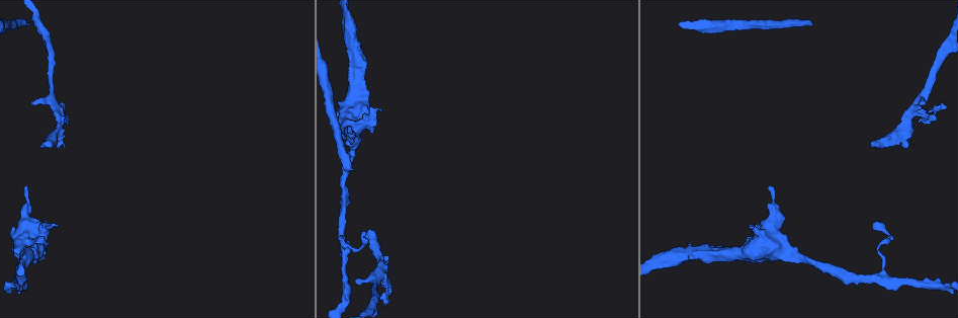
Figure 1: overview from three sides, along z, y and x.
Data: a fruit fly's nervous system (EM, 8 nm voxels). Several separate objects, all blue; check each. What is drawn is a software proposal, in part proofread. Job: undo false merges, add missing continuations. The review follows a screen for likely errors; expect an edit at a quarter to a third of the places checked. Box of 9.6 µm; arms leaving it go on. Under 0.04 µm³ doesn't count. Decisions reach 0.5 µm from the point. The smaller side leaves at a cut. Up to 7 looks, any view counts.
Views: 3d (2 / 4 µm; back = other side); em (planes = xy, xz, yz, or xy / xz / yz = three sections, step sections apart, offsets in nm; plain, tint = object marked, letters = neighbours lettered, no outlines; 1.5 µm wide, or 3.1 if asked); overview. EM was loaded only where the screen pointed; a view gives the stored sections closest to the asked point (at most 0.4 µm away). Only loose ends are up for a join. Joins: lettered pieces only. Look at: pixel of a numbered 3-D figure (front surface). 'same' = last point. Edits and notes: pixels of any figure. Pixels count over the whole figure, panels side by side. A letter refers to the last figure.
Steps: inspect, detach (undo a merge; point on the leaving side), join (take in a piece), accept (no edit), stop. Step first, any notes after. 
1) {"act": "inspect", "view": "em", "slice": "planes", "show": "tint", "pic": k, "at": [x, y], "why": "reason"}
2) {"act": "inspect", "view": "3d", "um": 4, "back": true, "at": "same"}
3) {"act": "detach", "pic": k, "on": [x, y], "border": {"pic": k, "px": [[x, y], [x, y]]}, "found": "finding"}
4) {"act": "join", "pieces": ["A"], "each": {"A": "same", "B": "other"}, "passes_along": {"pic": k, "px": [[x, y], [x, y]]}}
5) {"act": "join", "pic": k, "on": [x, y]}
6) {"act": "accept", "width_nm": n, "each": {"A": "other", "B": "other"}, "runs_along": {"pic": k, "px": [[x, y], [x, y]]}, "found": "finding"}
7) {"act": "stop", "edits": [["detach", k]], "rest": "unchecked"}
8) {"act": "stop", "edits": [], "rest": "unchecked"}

{"act": "inspect", "view": "3d", "um": 4, "pic": 1, "at": [369, 232], "why": "an open end"}

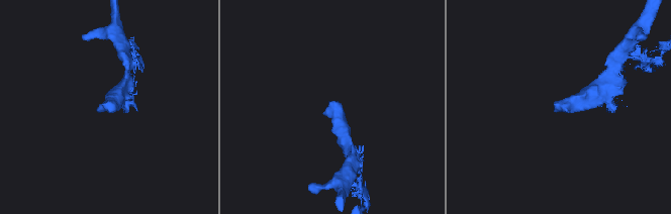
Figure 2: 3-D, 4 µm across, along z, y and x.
{"act": "inspect", "view": "em", "slice": "planes", "show": "letters", "pic": 2, "at": [555, 107], "why": "need the tissue"}

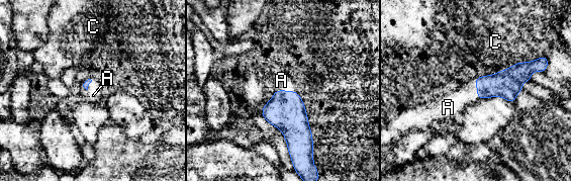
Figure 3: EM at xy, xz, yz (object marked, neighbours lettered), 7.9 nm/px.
{"act": "join", "pieces": ["A"], "longest_contact_nm": ["A", 180], "each": {"A": "same", "C": "other"}, "found": "it goes on there"}

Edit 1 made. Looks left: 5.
{"act": "inspect", "view": "overview", "why": "redraw"}

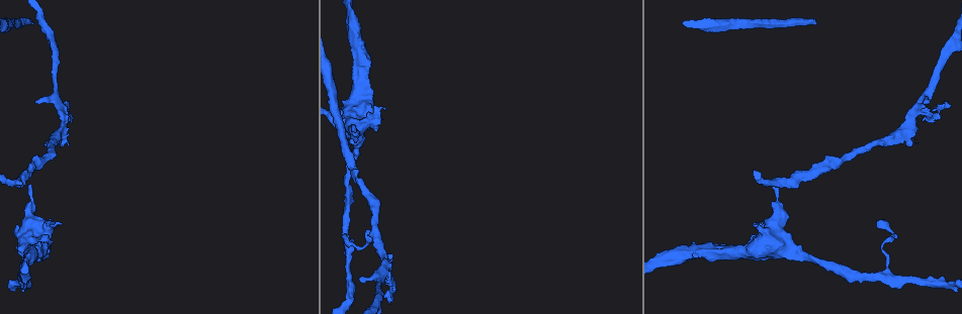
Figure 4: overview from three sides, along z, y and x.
{"act": "inspect", "view": "em", "slice": "planes", "show": "letters", "pic": 4, "at": [352, 168], "why": "free end"}

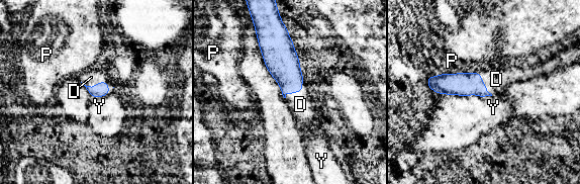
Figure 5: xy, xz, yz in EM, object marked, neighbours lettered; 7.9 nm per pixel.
{"act": "join", "pieces": ["D"], "each": {"D": "same", "P": "other", "Y": "other"}, "passes_along": {"pic": 5, "px": [[101, 89], [99, 83], [91, 77]]}, "found": "it goes on there"}

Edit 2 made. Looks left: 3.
{"act": "inspect", "view": "overview"}

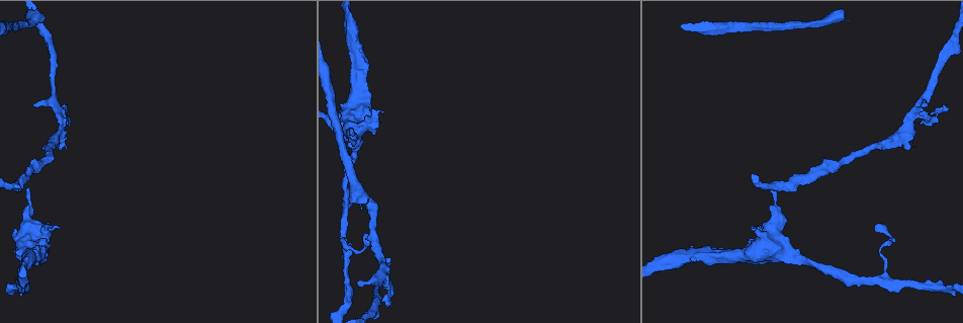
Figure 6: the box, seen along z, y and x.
{"act": "inspect", "view": "em", "slice": "planes", "show": "tint", "pic": 6, "at": [798, 259], "why": "thick turns thin"}

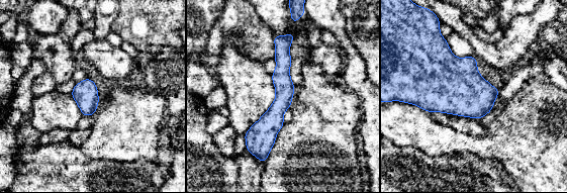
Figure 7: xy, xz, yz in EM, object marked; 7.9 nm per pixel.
{"act": "inspect", "view": "em", "slice": "planes", "show": "letters", "at": "same", "why": "what lies round it"}

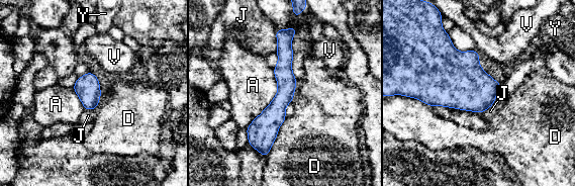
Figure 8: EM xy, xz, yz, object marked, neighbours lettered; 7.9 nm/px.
{"act": "accept", "longest_contact_nm": ["A", 550], "each": {"A": "other", "D": "other", "J": "other", "V": "other", "Y": "other"}, "runs_along": {"pic": 8, "px": [[293, 29], [263, 141]]}, "found": "all the same neuron"}

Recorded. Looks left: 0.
{"act": "stop", "edits": [["join", 3], ["join", 5]], "rest": "unchecked"}

